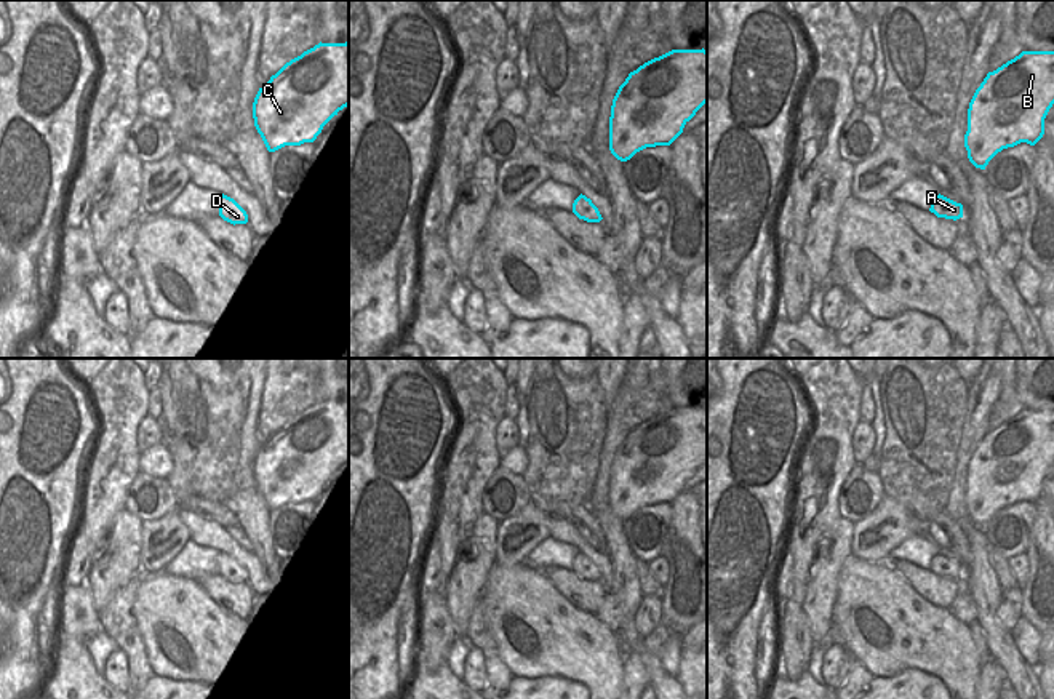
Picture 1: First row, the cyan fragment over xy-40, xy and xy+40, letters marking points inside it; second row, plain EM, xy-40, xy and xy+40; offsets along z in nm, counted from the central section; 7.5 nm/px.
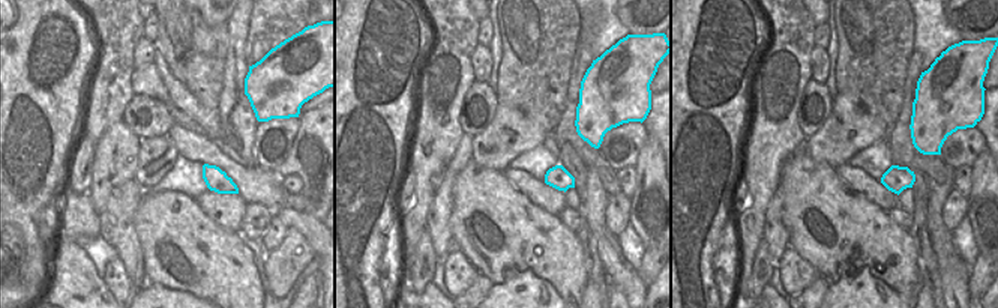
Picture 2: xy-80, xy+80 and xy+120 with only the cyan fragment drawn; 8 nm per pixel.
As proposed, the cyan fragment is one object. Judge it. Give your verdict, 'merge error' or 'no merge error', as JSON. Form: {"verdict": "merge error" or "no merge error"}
{"verdict": "no merge error"}

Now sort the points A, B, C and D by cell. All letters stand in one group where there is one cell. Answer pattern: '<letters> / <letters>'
A B C D

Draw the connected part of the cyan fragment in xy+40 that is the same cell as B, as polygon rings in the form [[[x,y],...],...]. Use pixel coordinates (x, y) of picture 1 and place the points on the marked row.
[[[1022,51],[993,72],[976,90],[968,109],[964,147],[969,162],[985,170],[1003,149],[1020,142],[1035,146],[1044,134],[1044,118],[1054,104],[1054,51]]]

